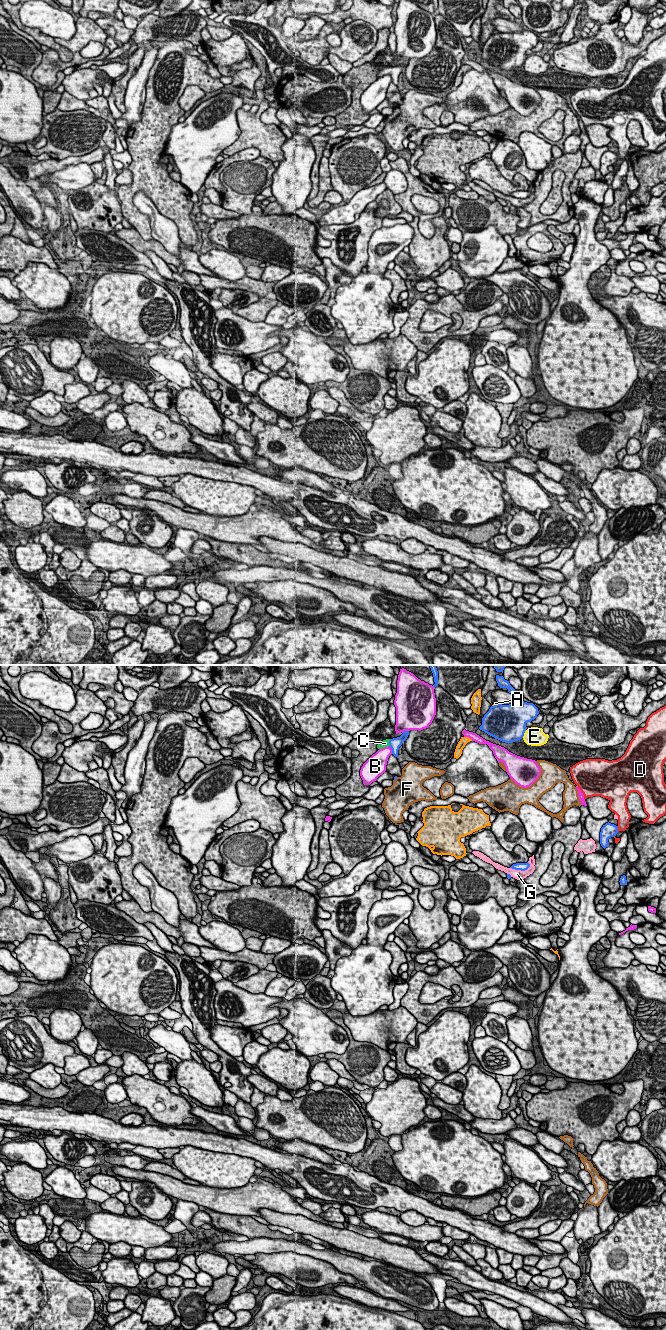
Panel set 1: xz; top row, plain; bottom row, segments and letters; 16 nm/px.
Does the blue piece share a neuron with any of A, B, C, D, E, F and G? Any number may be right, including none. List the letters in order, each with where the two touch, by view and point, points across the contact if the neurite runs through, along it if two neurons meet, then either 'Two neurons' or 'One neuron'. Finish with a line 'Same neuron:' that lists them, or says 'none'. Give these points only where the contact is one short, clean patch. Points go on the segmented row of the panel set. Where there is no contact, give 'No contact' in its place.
A: Touches blue at xz (494, 705). Two neurons
B: Touches blue at xz (392, 750). Two neurons
C: Touches blue at xz (389, 742). Path across: xz (395, 743), (389, 742), (385, 743). One neuron
D: Touches blue at xz (617, 829). Two neurons
E: Touches blue at xz (523, 734). Two neurons
F: Touches blue at xz (395, 778). Two neurons
G: Touches blue at xz (520, 869). Two neurons
Same neuron: C

